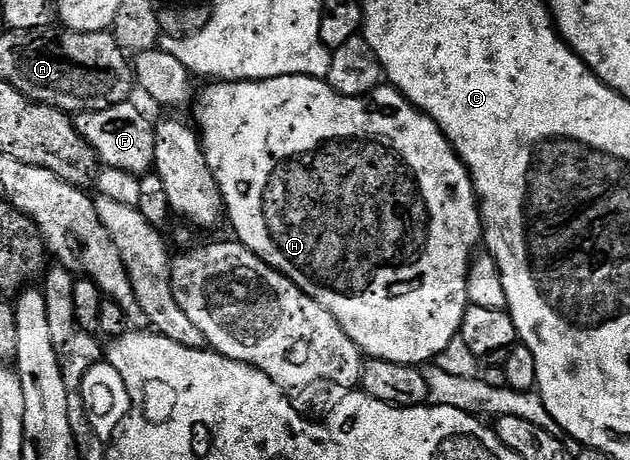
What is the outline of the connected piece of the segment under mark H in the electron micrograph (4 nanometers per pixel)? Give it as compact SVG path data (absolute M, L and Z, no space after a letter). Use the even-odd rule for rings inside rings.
M281 76L267 80L222 82L198 100L198 124L208 166L222 191L228 224L234 227L237 243L258 255L265 264L283 272L304 294L308 294L348 334L348 338L369 359L426 366L462 331L462 319L470 304L469 270L474 247L480 244L482 213L474 192L470 171L459 158L440 126L431 116L410 103L397 88L379 86L367 96L341 96L325 79L317 76Z

